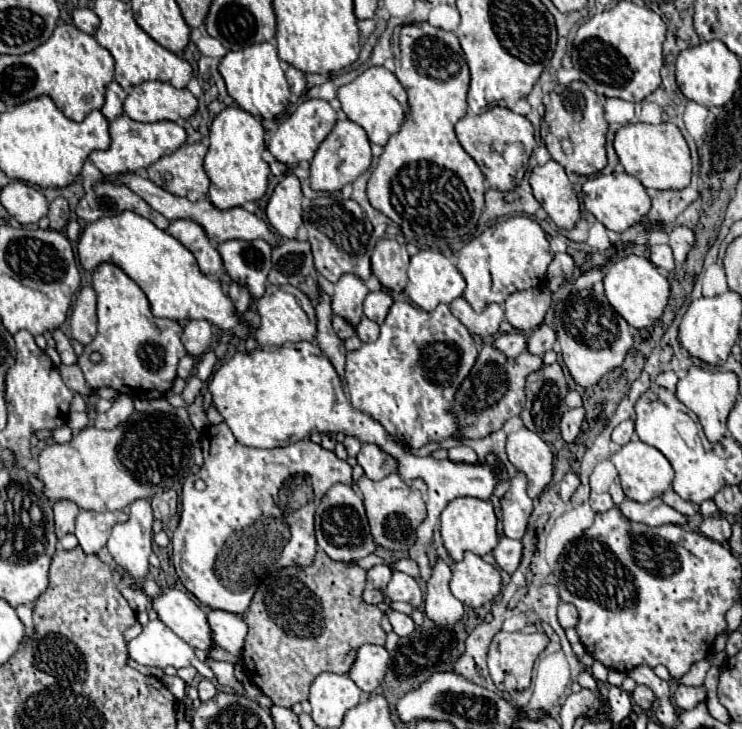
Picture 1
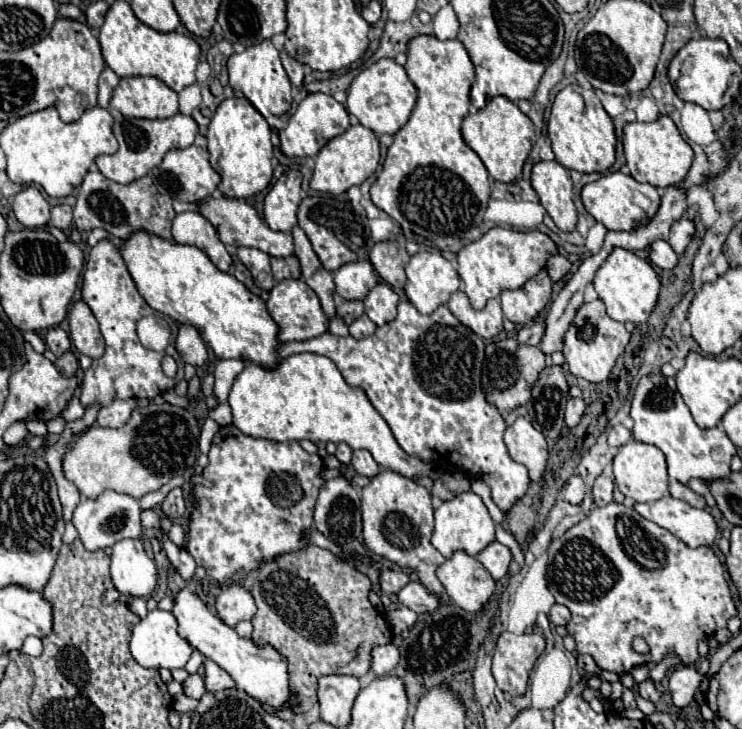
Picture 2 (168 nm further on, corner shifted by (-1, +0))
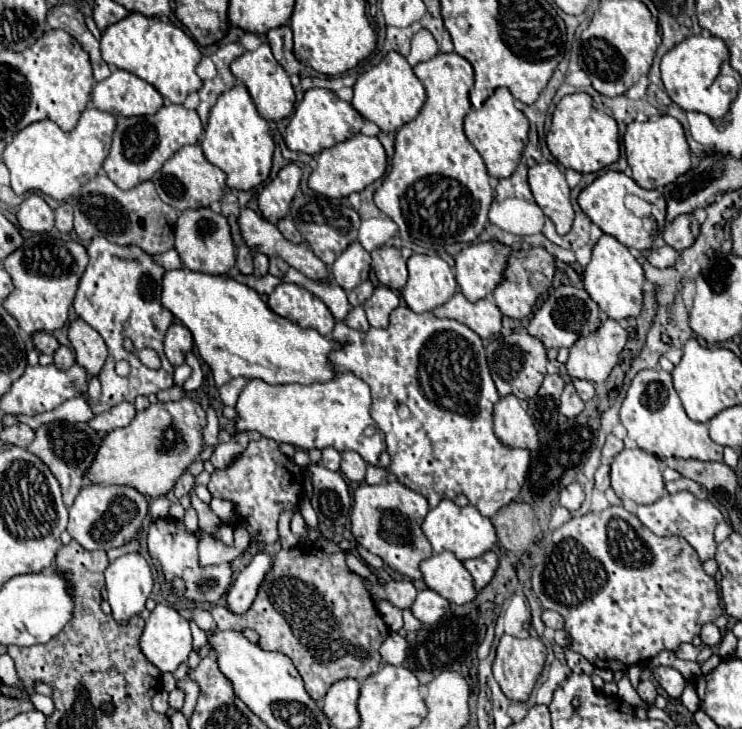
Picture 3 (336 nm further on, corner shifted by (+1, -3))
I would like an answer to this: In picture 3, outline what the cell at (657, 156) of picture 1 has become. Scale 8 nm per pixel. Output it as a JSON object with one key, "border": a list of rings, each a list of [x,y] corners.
{"border":[[[671,115],[653,117],[645,123],[639,121],[629,123],[623,135],[623,143],[625,143],[627,163],[633,171],[633,179],[643,189],[661,189],[691,169],[691,149],[687,145],[683,127]]]}

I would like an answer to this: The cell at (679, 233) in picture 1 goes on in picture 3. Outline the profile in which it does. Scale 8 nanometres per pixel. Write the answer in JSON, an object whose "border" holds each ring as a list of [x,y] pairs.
{"border":[[[679,215],[673,223],[667,223],[663,229],[663,239],[675,251],[687,249],[699,235],[699,225],[693,215]]]}

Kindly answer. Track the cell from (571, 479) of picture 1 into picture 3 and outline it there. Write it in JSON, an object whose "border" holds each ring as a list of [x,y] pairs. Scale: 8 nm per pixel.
{"border":[[[573,481],[571,485],[567,485],[567,487],[561,491],[561,495],[559,495],[561,505],[567,507],[569,511],[577,511],[577,509],[581,507],[583,499],[585,499],[585,493],[583,493],[583,489],[581,489],[581,485],[579,485],[577,481]]]}

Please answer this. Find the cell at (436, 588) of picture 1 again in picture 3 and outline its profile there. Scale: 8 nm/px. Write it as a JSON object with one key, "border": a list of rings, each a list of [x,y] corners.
{"border":[[[383,481],[379,485],[361,483],[353,493],[353,513],[351,513],[351,533],[355,541],[373,555],[379,555],[385,565],[393,571],[403,573],[409,579],[421,581],[419,563],[433,555],[427,537],[421,531],[421,523],[429,511],[427,499],[397,481]]]}

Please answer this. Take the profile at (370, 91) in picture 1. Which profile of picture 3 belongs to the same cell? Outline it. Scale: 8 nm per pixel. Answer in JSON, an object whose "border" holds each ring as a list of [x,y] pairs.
{"border":[[[387,53],[379,65],[371,67],[363,75],[359,75],[353,87],[351,105],[361,113],[363,119],[375,123],[383,133],[395,133],[399,127],[417,117],[425,103],[425,89],[421,81],[415,77],[411,65],[399,53]]]}

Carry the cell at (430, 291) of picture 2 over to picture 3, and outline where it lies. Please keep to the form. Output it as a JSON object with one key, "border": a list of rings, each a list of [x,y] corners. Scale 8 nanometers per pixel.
{"border":[[[411,255],[407,259],[409,281],[401,295],[415,313],[433,311],[447,303],[457,291],[457,281],[451,267],[441,257]]]}

